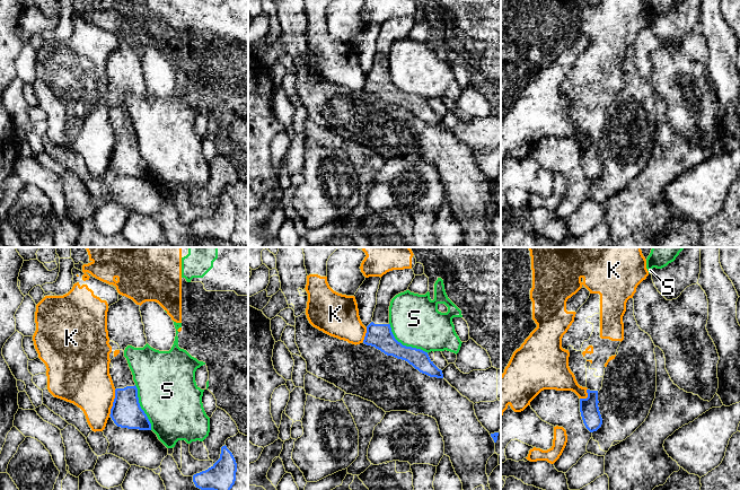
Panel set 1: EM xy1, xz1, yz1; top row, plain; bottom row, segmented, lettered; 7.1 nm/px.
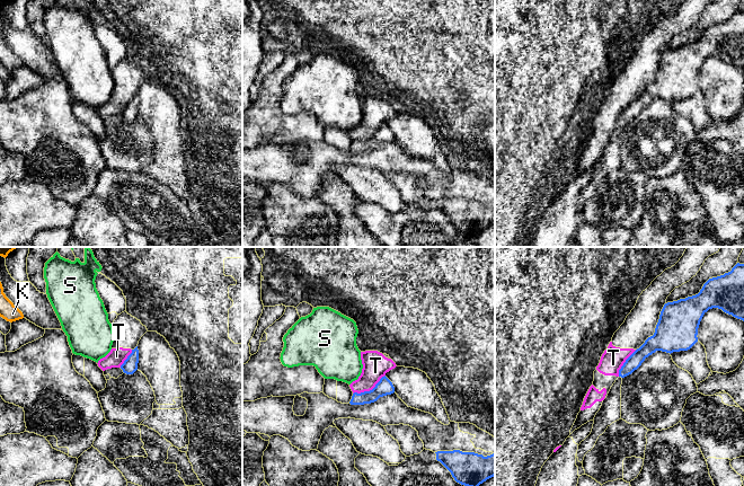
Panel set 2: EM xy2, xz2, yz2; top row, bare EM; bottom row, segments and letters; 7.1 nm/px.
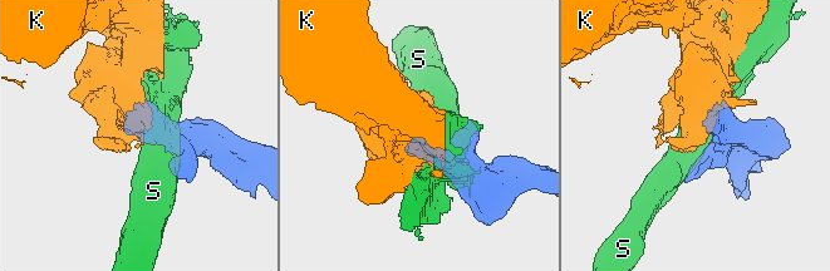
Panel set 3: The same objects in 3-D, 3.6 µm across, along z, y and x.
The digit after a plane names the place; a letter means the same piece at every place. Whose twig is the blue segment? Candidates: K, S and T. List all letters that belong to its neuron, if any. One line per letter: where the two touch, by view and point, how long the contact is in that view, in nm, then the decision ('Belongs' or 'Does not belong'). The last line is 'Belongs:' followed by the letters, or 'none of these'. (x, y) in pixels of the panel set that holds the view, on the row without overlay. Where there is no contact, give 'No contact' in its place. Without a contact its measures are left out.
K: Touches blue at xy1 (113, 149). Shared border 190 nm. Does not belong
S: Touches blue at xz1 (404, 93). Shared border 360 nm. Does not belong
T: Touches blue at xz2 (370, 138). Shared border 280 nm. Does not belong
Belongs: none of these

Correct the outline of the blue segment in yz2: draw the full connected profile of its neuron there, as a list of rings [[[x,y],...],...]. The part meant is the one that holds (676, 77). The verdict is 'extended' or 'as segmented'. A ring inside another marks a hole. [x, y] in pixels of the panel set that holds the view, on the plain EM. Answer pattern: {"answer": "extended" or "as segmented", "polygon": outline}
{"answer": "as segmented", "polygon": [[[737,10],[730,19],[709,26],[698,42],[665,51],[654,82],[626,107],[619,124],[631,122],[656,98],[671,101],[690,97],[698,89],[703,62],[712,55],[744,69],[744,11]]]}

